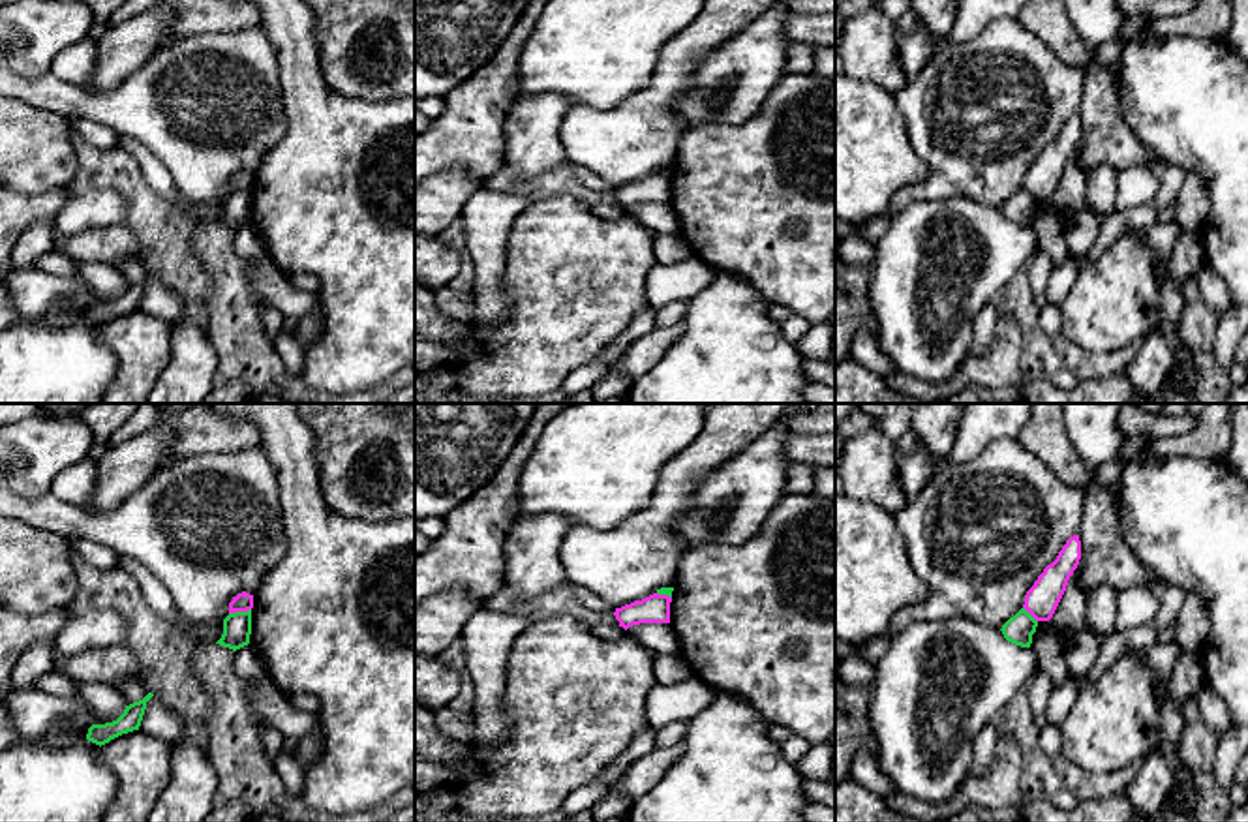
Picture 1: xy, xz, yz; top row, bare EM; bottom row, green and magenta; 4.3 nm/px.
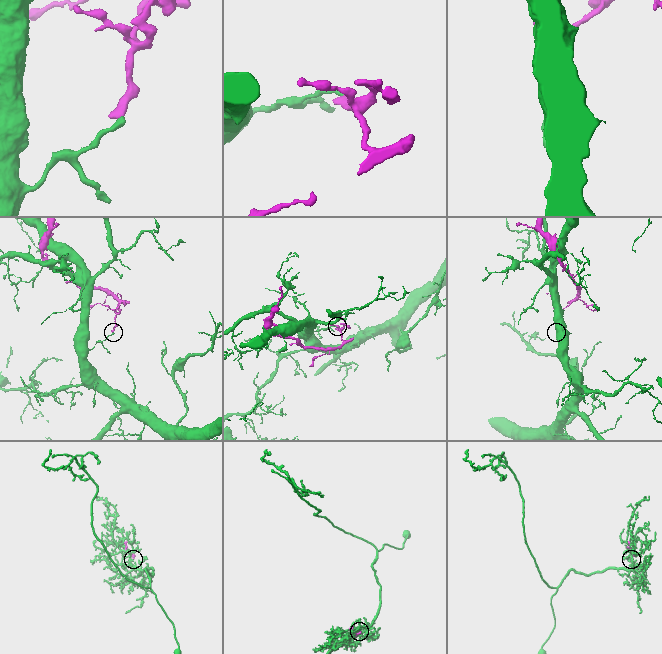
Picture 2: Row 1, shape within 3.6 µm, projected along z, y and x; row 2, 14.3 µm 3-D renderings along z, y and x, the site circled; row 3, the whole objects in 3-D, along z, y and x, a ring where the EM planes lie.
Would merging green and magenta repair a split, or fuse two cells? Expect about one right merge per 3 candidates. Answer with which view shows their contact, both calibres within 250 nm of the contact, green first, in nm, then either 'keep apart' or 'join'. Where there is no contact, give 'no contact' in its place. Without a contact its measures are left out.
meets green in xy; 130 nm thick on the green side, 80 nm on the other; keep apart

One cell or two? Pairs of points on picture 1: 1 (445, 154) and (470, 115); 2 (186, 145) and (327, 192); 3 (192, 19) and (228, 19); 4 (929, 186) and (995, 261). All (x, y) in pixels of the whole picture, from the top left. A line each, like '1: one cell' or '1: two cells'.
1: one cell
2: two cells
3: one cell
4: two cells

